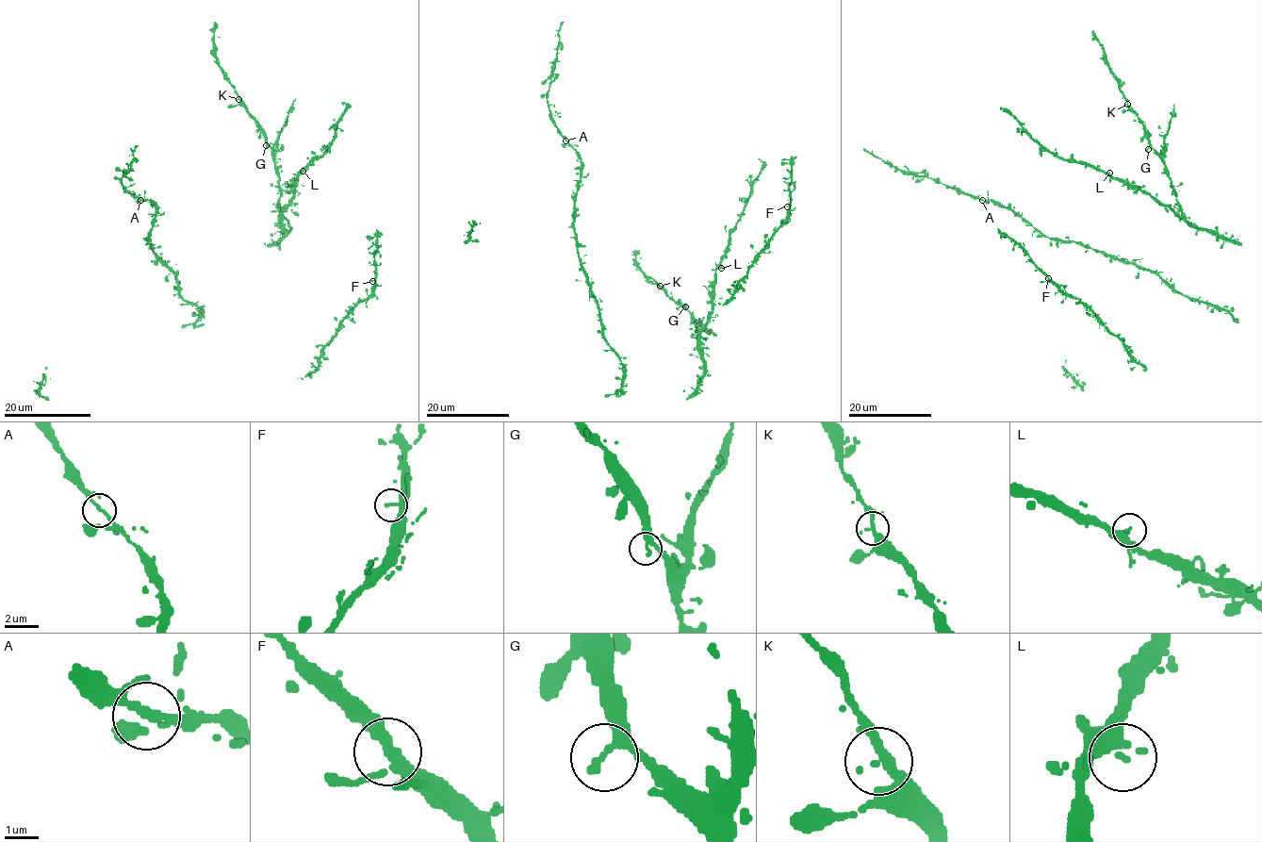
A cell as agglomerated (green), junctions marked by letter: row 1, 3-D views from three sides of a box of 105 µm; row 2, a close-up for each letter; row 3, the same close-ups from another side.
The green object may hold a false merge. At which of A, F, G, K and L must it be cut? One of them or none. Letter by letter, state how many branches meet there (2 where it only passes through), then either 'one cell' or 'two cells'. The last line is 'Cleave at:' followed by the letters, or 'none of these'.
A: 2 | one cell
F: 2 | one cell
G: 2 | one cell
K: 2 | one cell
L: 2 | one cell
Cleave at: none of these

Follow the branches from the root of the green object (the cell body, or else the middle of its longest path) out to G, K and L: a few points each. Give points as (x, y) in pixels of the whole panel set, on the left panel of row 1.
G: (286, 231), (281, 222), (274, 152), (266, 145)
K: (286, 231), (281, 222), (274, 151), (267, 143), (261, 126), (238, 99)
L: (286, 231), (281, 227), (281, 212), (293, 198), (294, 183), (303, 171)

